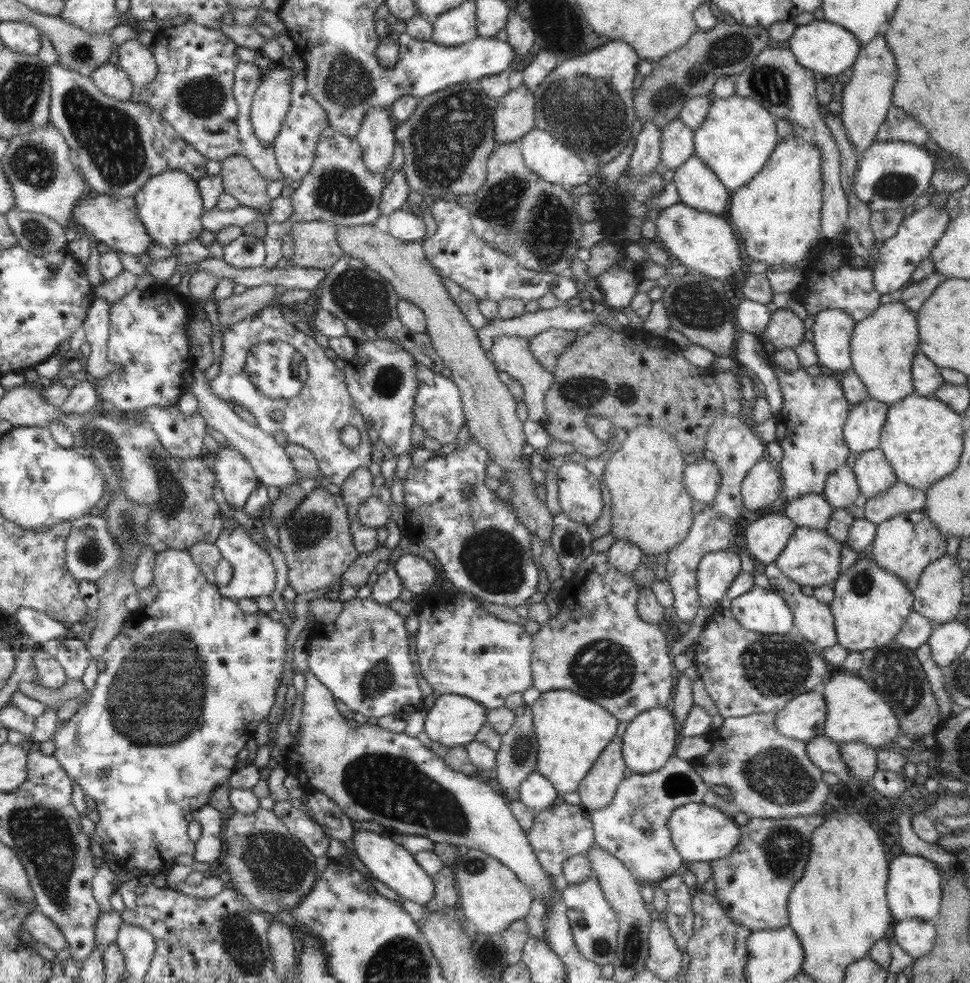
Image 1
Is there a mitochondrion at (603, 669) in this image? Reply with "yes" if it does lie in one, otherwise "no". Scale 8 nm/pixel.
yes

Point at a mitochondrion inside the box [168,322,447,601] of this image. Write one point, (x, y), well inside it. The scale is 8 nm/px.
(277, 366)

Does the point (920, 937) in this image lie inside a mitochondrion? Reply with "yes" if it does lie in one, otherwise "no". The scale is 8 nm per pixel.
no

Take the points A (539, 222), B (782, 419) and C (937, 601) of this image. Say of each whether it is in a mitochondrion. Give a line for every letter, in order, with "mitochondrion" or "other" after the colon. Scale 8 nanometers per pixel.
A: mitochondrion
B: other
C: other

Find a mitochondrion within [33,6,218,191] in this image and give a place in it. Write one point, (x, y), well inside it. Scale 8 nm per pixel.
(81, 54)

